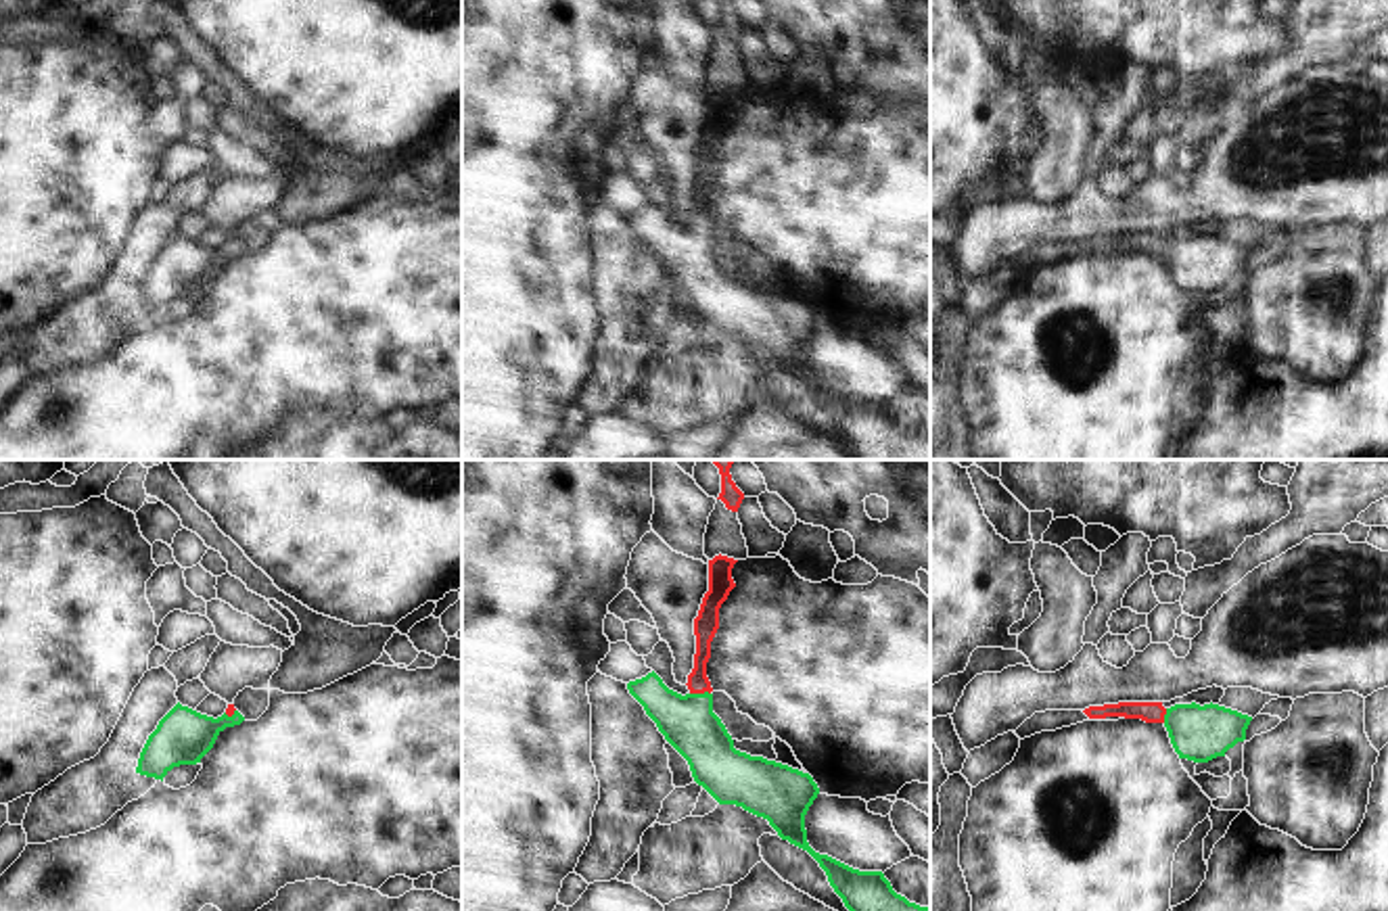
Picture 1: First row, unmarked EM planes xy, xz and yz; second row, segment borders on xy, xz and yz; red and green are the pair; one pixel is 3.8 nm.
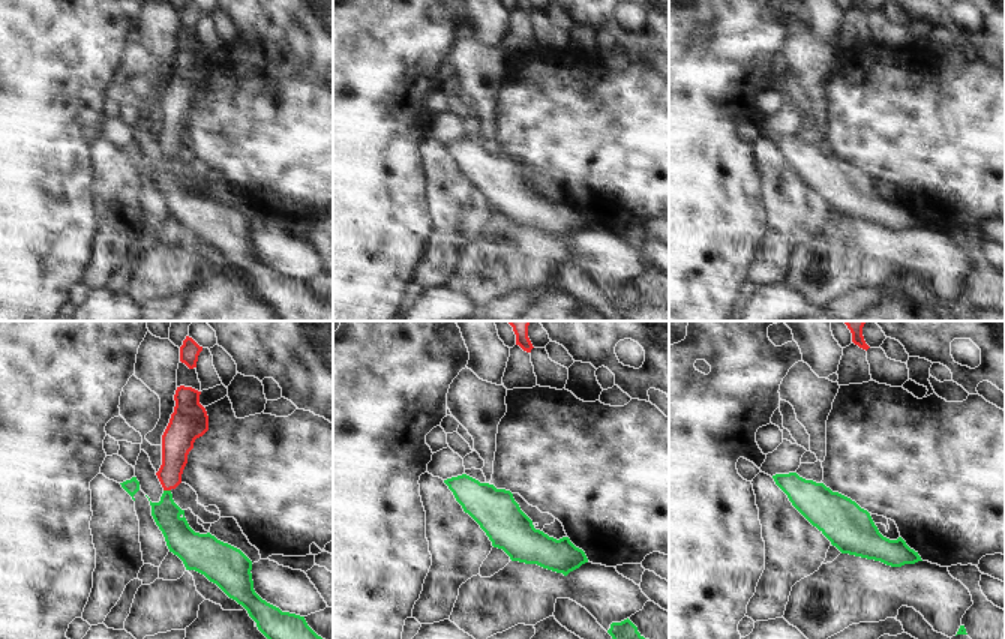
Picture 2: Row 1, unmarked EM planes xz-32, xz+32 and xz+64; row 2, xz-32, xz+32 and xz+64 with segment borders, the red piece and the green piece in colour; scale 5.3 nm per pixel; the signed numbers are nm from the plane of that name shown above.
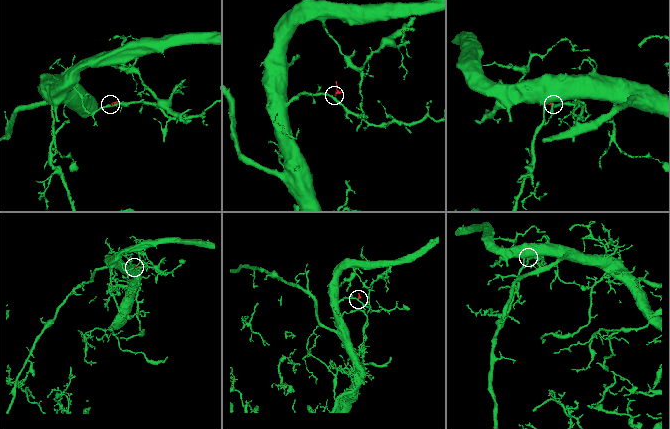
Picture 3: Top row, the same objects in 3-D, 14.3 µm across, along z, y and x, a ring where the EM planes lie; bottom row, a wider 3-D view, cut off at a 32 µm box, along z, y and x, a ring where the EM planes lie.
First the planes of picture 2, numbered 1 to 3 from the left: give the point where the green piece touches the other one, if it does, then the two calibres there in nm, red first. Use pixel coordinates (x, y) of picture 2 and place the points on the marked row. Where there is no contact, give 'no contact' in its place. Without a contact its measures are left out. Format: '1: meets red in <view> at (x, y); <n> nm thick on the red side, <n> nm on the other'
1: meets red in xz-32 at (167, 489); 160 nm thick on the red side, 150 nm on the other
2: no contact
3: no contact

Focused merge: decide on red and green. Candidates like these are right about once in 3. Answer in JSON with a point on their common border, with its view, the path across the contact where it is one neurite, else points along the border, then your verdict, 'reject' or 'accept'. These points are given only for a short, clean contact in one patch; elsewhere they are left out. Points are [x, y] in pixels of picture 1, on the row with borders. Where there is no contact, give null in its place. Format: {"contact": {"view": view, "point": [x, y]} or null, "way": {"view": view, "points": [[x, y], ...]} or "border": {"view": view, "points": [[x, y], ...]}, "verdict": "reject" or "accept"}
{"contact": {"view": "xz", "point": [699, 692]}, "way": {"view": "xz", "points": [[705, 627], [699, 692], [699, 705], [688, 723]]}, "verdict": "accept"}

